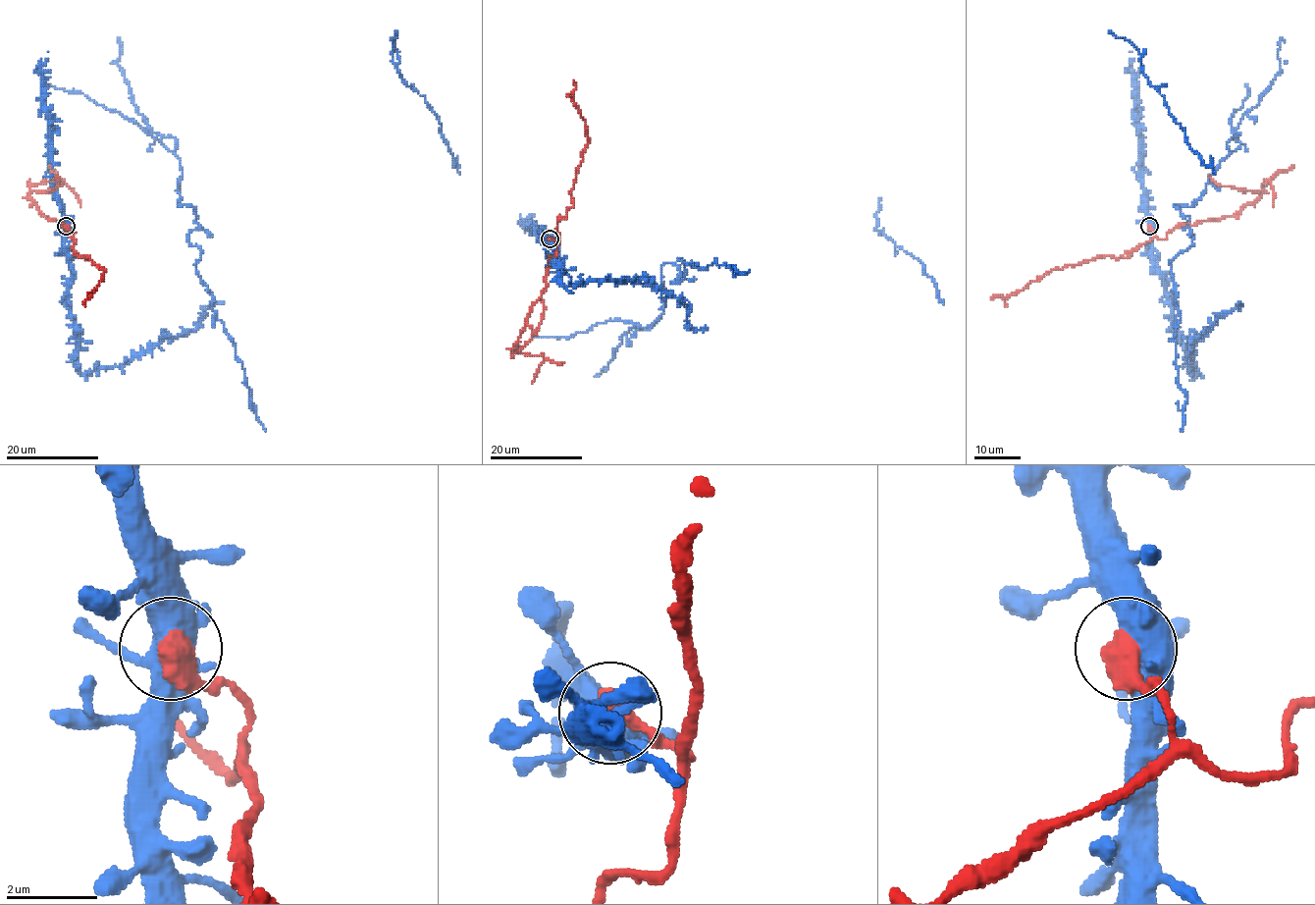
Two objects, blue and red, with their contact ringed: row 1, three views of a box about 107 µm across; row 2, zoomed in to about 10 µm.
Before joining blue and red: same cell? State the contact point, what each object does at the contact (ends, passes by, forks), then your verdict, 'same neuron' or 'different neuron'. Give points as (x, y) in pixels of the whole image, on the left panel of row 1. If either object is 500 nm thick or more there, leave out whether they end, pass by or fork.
at (66, 226); different neuron

